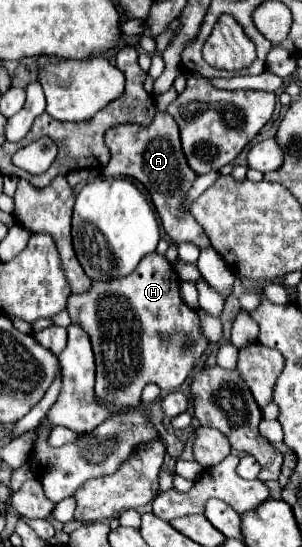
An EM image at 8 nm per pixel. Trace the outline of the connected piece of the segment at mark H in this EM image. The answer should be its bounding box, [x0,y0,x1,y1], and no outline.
[67,252,209,408]

